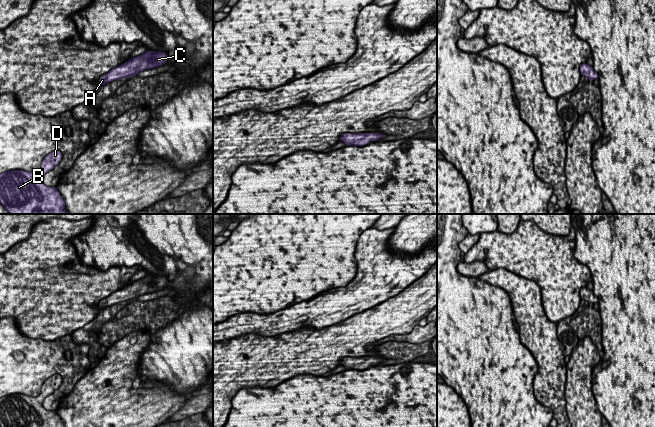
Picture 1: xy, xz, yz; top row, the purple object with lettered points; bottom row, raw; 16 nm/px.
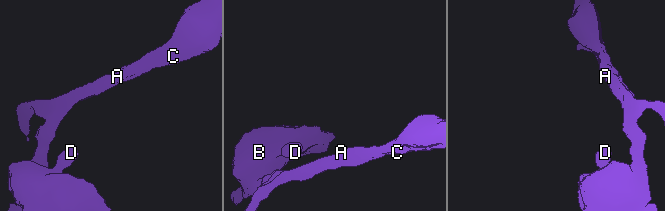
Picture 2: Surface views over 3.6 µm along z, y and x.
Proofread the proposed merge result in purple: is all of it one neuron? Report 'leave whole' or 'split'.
leave whole

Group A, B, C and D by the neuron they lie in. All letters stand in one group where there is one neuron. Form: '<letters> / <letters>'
A B C D

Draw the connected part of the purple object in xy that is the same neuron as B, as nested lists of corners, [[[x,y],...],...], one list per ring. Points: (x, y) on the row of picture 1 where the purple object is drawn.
[[[55,150],[48,154],[37,173],[24,170],[11,170],[0,174],[0,203],[10,214],[69,214],[65,202],[56,187],[43,183],[44,175],[62,159],[62,153]]]

